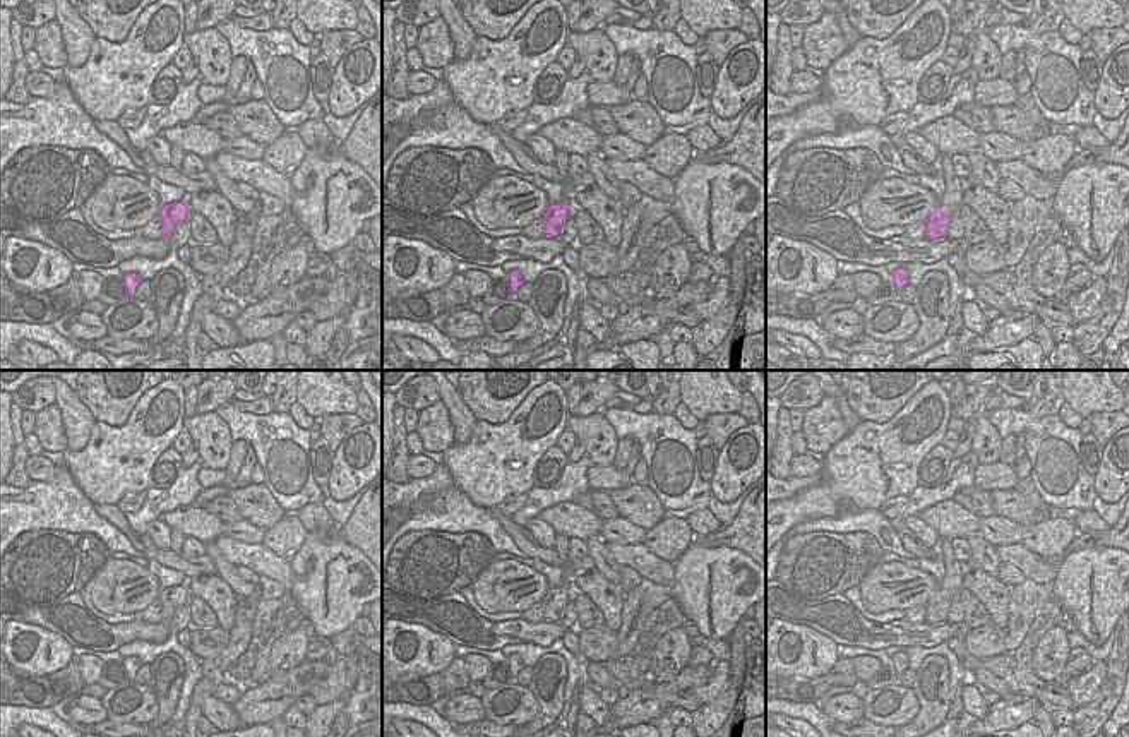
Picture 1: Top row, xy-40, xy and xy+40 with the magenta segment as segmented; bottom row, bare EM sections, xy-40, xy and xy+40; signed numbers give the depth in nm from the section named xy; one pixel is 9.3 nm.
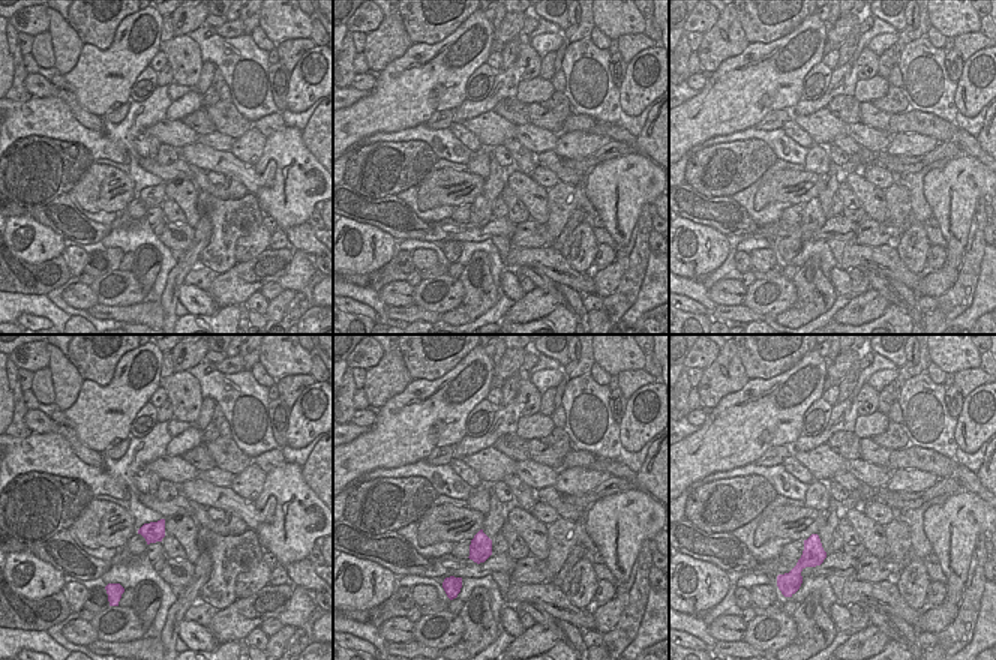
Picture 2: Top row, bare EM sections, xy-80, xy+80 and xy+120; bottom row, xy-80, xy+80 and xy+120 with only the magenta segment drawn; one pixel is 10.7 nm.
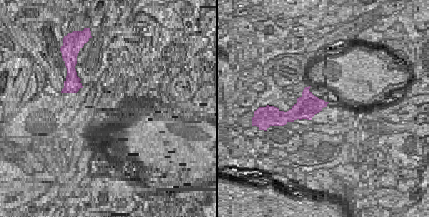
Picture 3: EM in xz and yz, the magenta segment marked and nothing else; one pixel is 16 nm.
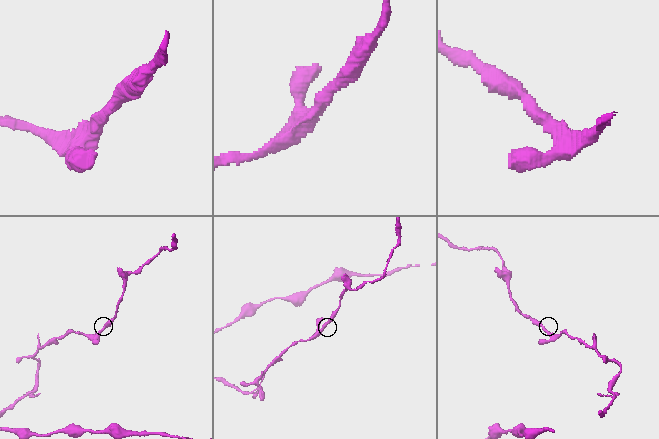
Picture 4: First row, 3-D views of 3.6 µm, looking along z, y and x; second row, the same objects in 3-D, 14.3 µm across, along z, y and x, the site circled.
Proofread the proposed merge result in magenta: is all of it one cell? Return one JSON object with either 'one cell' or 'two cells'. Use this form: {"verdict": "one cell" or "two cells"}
{"verdict": "one cell"}

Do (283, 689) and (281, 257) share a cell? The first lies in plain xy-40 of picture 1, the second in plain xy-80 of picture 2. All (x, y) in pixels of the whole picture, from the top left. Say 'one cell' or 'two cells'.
one cell

